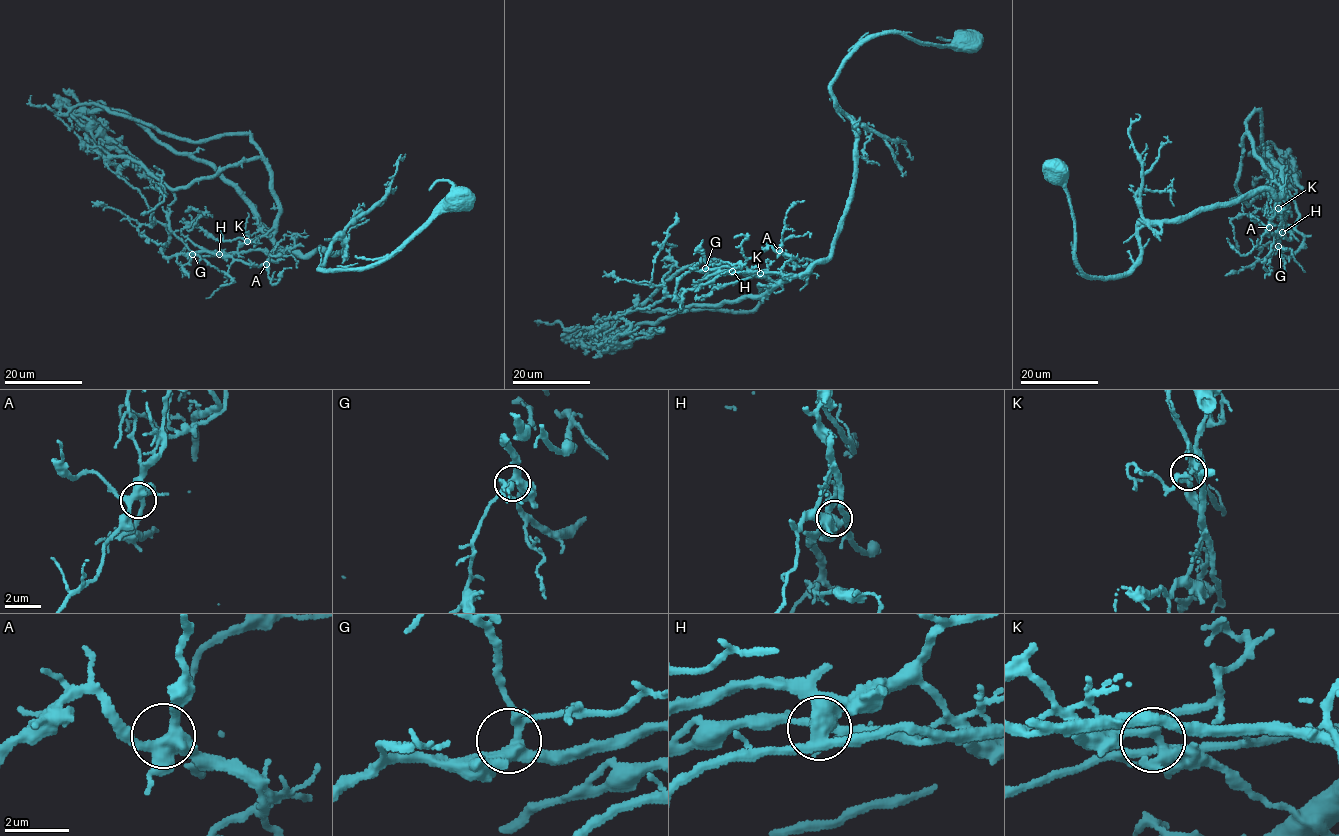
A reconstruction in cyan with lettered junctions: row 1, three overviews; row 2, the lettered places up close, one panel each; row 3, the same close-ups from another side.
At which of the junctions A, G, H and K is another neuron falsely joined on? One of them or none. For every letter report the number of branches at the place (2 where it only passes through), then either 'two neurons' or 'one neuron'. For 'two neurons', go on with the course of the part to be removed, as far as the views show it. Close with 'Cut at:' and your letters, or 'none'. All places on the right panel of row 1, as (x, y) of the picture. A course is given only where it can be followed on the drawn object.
A: 5 | one neuron
G: 5 | one neuron
H: 6 | two neurons | (1282, 232), (1277, 239), (1280, 252), (1287, 257), (1304, 239), (1294, 228), (1287, 225), (1280, 200), (1265, 183)
K: 7 | one neuron
Cut at: H

